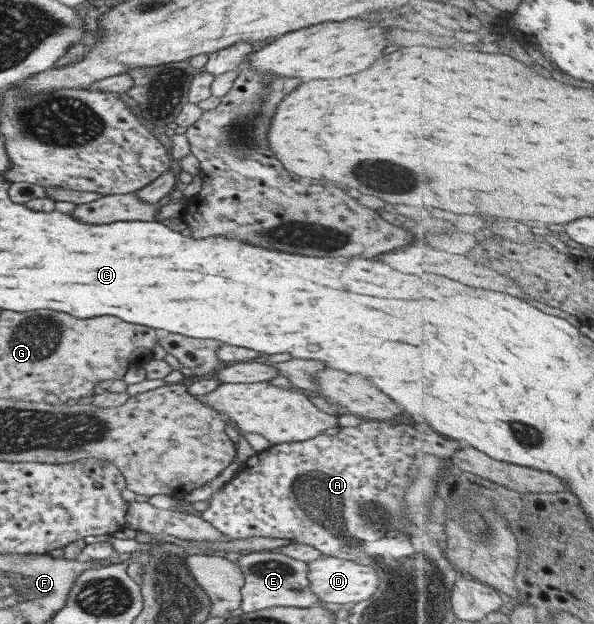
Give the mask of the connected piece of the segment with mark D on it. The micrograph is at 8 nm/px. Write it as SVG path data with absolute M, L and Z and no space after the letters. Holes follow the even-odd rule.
M329 556L306 563L306 577L309 591L315 594L317 600L329 604L353 603L355 605L361 600L367 600L379 586L379 578L373 568L369 568L369 566L361 568L361 564ZM361 572L363 572L363 576L361 576Z

